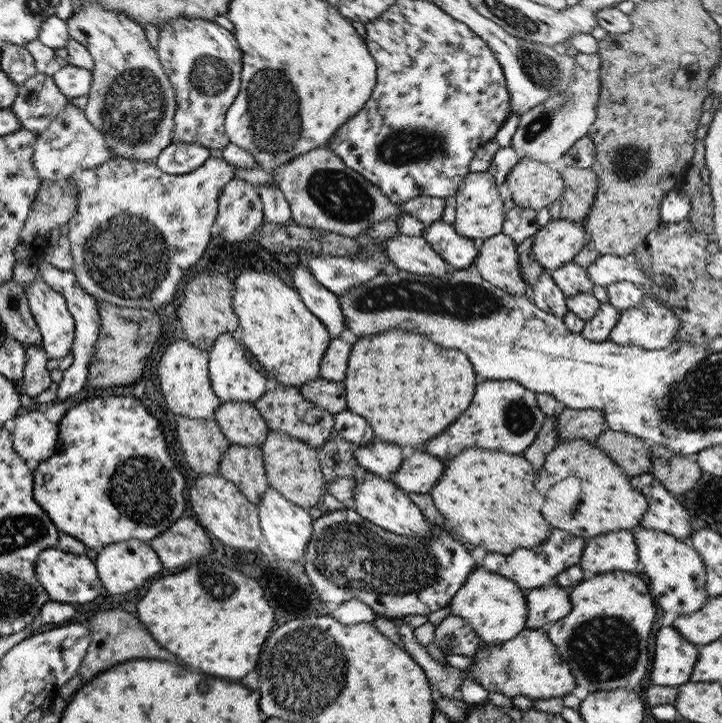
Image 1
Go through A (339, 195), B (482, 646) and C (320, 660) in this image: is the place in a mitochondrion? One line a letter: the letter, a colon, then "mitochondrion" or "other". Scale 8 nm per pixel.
A: mitochondrion
B: other
C: mitochondrion

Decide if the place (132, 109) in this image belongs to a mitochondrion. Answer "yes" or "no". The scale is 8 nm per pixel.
yes

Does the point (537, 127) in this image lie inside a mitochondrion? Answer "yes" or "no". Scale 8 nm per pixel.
yes

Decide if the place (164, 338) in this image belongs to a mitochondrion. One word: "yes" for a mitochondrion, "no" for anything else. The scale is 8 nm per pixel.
no

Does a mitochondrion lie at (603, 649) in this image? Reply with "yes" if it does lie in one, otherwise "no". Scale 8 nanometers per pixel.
yes

